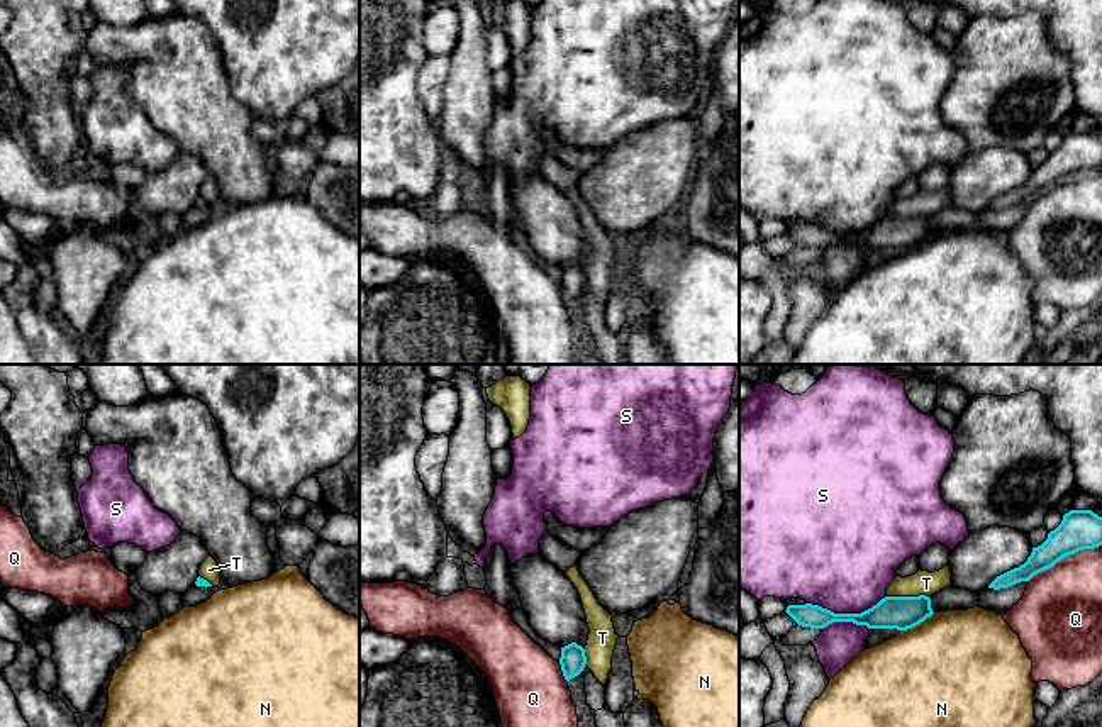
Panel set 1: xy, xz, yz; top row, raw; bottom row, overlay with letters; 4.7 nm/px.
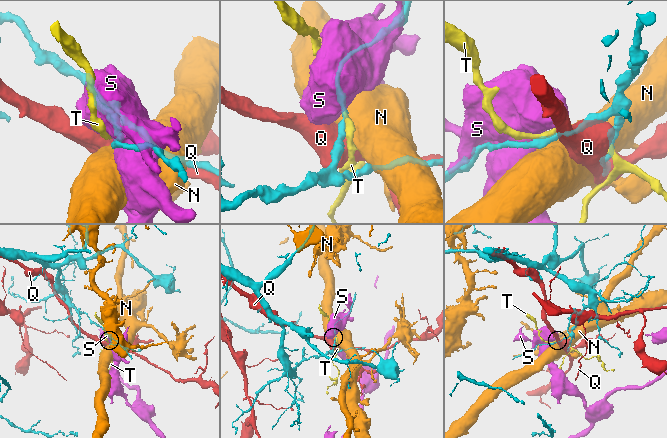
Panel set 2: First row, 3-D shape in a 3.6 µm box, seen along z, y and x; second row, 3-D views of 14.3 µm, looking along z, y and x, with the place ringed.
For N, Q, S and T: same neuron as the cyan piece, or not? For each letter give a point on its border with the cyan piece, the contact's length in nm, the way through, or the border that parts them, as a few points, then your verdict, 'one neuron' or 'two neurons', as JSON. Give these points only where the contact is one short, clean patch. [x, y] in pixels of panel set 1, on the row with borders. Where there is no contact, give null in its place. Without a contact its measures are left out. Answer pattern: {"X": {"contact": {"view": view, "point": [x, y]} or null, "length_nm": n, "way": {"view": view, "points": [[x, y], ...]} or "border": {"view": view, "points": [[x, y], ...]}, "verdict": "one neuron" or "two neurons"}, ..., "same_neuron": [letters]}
{"N": {"contact": {"view": "yz", "point": [916, 624]}, "length_nm": 180, "verdict": "two neurons"}, "Q": {"contact": {"view": "yz", "point": [1062, 558]}, "length_nm": 380, "verdict": "two neurons"}, "S": {"contact": {"view": "yz", "point": [846, 614]}, "length_nm": 380, "verdict": "two neurons"}, "T": {"contact": {"view": "yz", "point": [907, 597]}, "length_nm": 200, "verdict": "two neurons"}, "same_neuron": []}

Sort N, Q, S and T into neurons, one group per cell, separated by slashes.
N / Q / S / T

